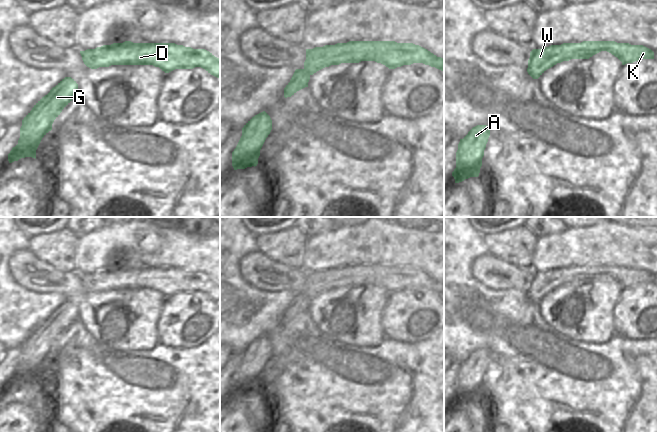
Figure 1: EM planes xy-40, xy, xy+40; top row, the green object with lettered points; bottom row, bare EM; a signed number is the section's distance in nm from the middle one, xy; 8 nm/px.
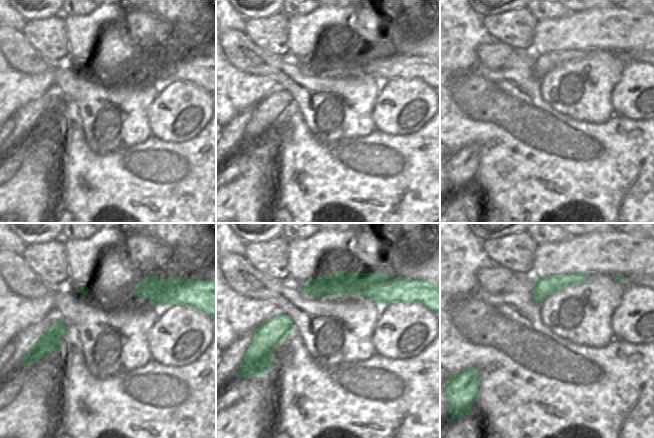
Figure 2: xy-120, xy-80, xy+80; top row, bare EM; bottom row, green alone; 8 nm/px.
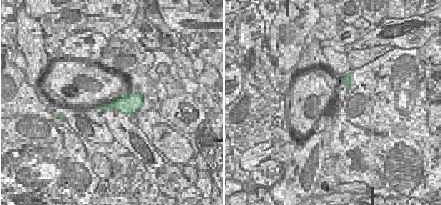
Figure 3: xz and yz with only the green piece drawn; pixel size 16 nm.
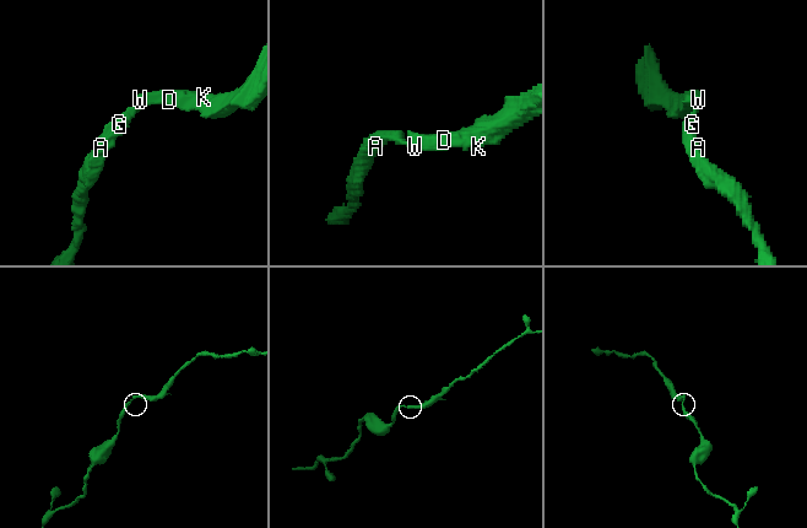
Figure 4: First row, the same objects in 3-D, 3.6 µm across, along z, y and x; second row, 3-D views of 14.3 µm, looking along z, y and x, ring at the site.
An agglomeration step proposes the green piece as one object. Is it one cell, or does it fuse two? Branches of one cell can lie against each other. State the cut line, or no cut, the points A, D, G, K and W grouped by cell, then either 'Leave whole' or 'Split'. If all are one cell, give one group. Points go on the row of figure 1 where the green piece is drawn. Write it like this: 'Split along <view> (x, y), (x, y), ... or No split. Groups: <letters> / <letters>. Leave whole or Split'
No split. Groups: A D G K W. Leave whole.

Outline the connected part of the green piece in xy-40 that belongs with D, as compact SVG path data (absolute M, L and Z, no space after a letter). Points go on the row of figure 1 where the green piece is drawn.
M113 43L80 51L84 64L91 68L111 65L153 65L165 73L175 69L201 67L220 79L220 59L205 49L175 43Z

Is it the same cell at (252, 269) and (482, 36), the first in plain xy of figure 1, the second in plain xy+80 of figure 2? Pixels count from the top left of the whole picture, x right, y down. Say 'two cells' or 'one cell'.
two cells

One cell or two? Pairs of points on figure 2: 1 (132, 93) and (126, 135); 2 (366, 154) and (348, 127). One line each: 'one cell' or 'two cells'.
1: one cell
2: two cells

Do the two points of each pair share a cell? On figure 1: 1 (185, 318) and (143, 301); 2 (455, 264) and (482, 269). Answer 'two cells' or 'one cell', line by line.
1: two cells
2: two cells

